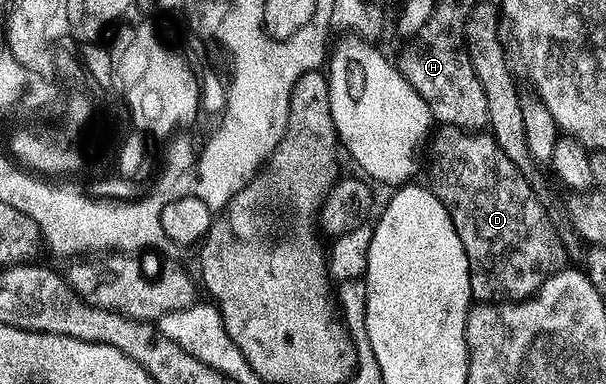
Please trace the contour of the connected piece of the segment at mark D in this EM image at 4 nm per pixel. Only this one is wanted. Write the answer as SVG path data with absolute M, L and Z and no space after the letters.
M439 125L429 139L428 150L429 146L428 186L446 205L446 211L452 216L452 224L456 228L456 236L460 236L460 244L464 244L470 265L470 293L473 301L478 304L505 304L534 297L546 280L567 265L568 259L564 244L560 244L560 236L556 236L552 220L548 220L544 204L540 204L528 180L524 180L520 168L516 168L516 164L504 156L500 144L496 144L493 136L486 132Z

